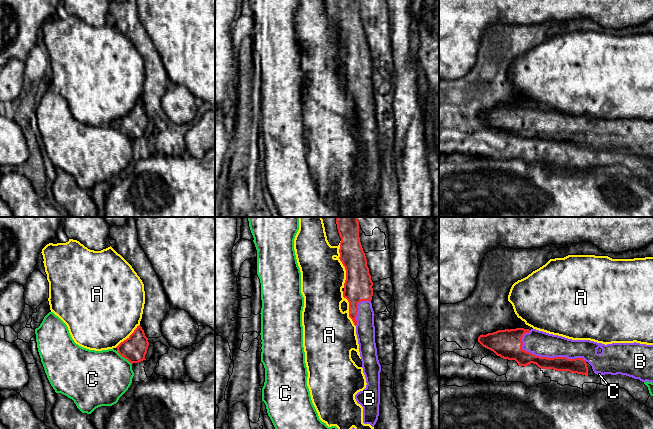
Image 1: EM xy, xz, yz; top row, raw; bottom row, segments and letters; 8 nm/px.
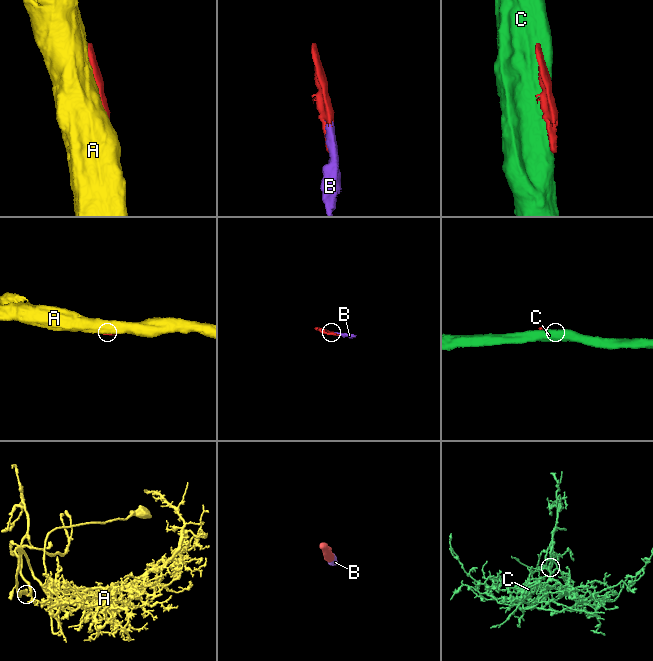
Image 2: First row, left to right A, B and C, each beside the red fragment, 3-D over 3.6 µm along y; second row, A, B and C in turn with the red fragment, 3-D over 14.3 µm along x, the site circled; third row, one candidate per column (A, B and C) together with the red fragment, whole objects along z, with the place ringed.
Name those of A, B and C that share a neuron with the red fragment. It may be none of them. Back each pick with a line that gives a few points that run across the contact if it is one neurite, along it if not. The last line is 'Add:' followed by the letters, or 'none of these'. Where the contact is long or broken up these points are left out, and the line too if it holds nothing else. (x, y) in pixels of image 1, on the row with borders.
Add: B

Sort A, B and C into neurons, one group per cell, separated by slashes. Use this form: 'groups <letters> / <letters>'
groups A / B / C

